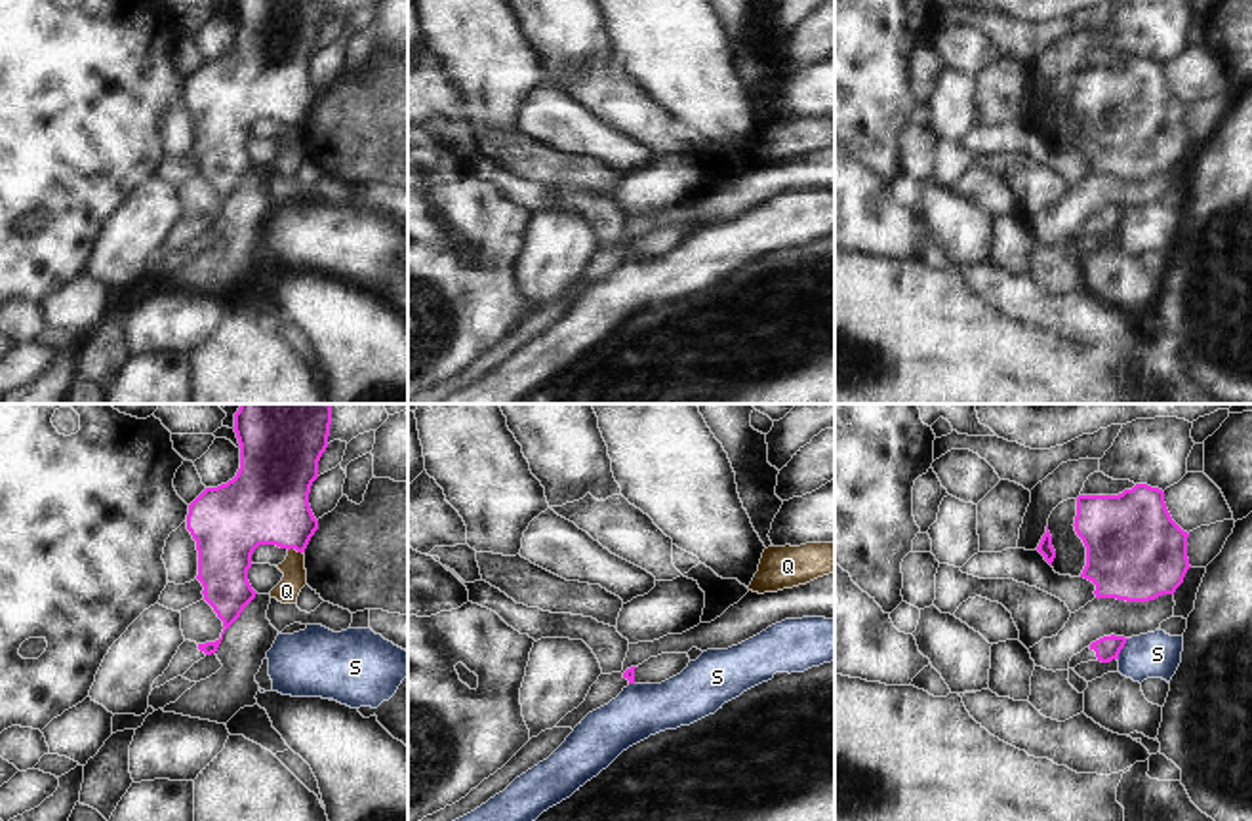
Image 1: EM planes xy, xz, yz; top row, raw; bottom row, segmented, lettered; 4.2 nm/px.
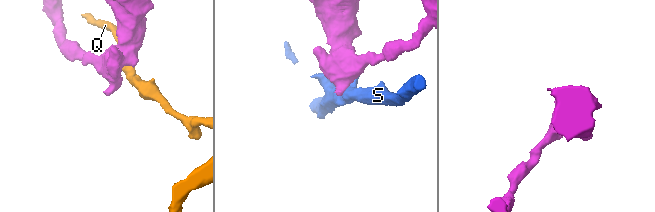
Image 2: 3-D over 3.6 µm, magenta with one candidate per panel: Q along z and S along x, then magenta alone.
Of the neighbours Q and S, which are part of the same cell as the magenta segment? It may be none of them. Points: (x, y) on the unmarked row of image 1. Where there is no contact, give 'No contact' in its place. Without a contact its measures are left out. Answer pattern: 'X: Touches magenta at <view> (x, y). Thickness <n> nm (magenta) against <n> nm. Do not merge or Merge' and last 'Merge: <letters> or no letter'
Q: Touches magenta at xy (296, 122). Thickness 360 nm (magenta) against 100 nm. Do not merge
S: Touches magenta at yz (1121, 221). Thickness 110 nm (magenta) against 190 nm. Do not merge
Merge: no letter.

